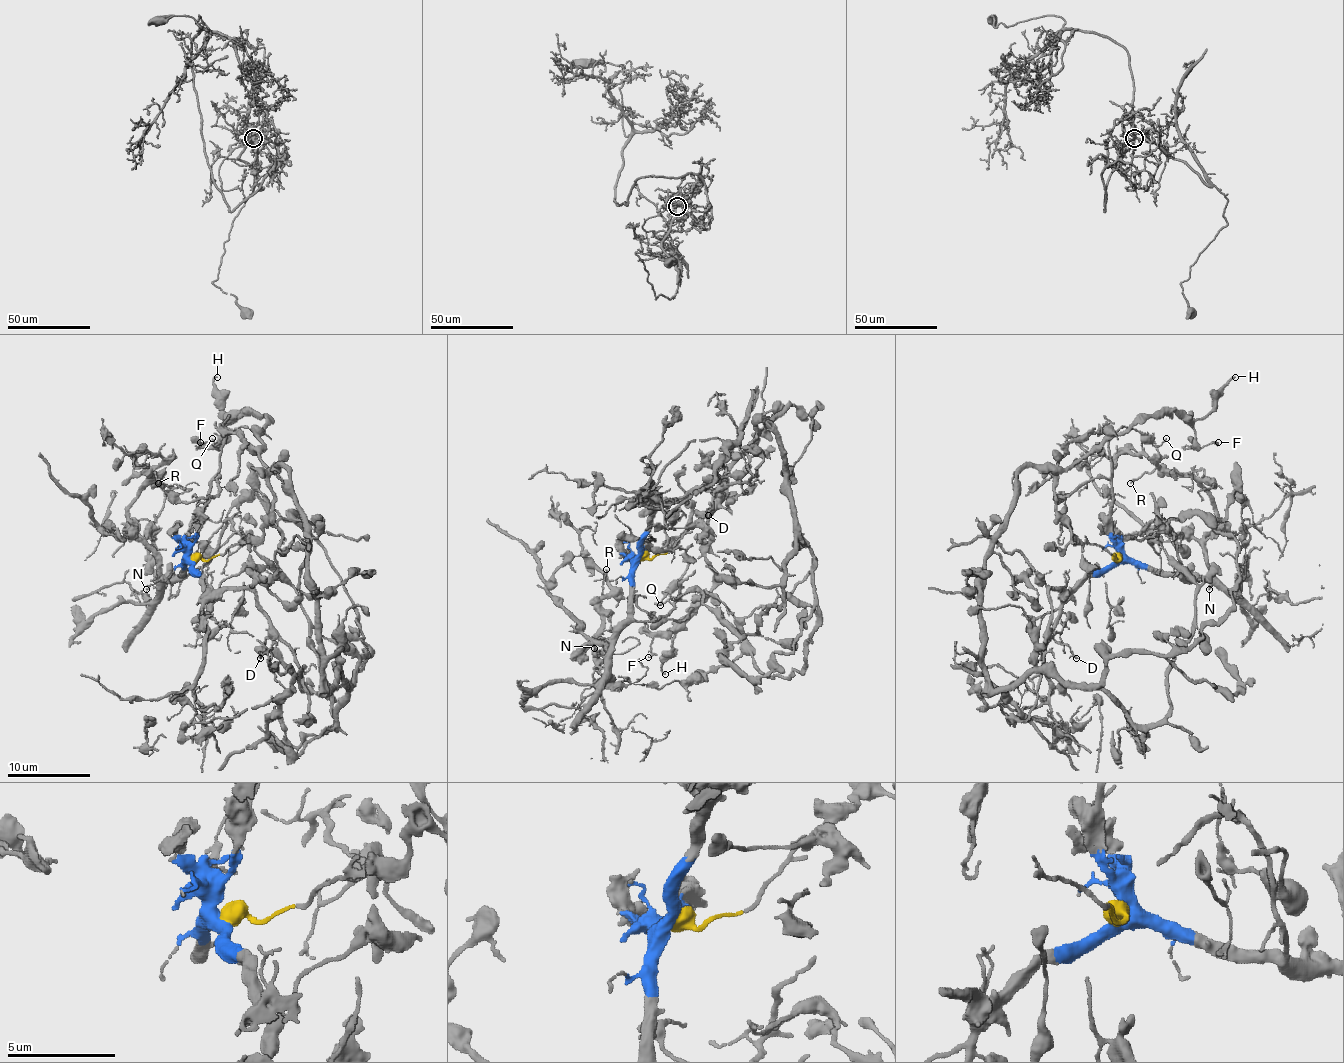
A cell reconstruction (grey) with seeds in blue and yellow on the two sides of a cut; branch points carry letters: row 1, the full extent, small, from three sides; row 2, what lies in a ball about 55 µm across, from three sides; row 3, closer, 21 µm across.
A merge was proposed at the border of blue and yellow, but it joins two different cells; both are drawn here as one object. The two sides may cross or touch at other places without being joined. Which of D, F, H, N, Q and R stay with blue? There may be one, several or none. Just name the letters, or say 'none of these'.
D, N, R

